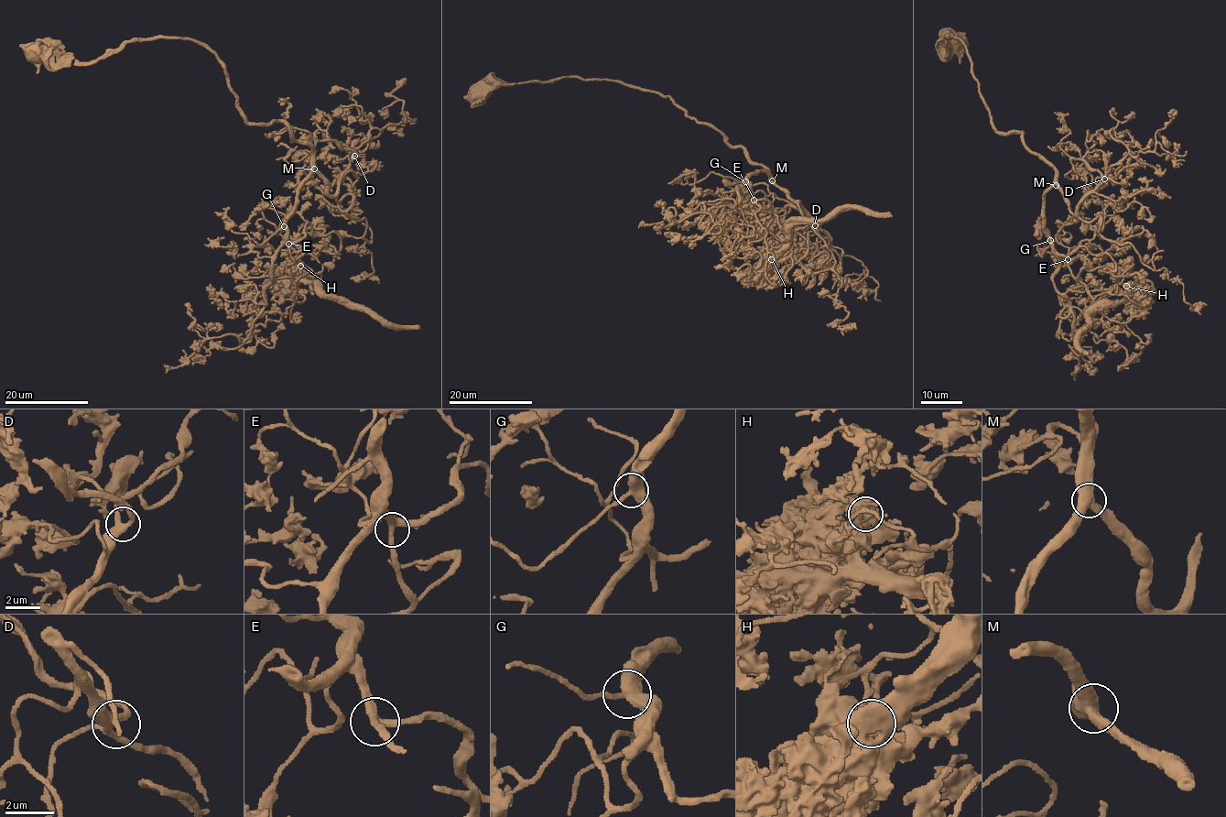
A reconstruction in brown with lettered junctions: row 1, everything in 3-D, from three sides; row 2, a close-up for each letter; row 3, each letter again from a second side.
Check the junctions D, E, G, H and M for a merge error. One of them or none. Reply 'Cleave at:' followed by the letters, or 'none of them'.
Cleave at: H

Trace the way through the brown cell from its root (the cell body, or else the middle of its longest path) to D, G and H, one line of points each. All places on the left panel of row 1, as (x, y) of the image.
D: (34, 53), (95, 63), (142, 38), (196, 40), (248, 122), (281, 121), (312, 148), (331, 195), (354, 156)
G: (34, 53), (95, 63), (142, 38), (203, 43), (248, 122), (281, 121), (312, 148), (312, 172), (284, 226)
H: (34, 53), (203, 43), (248, 122), (312, 148), (286, 221), (294, 280), (300, 266)

